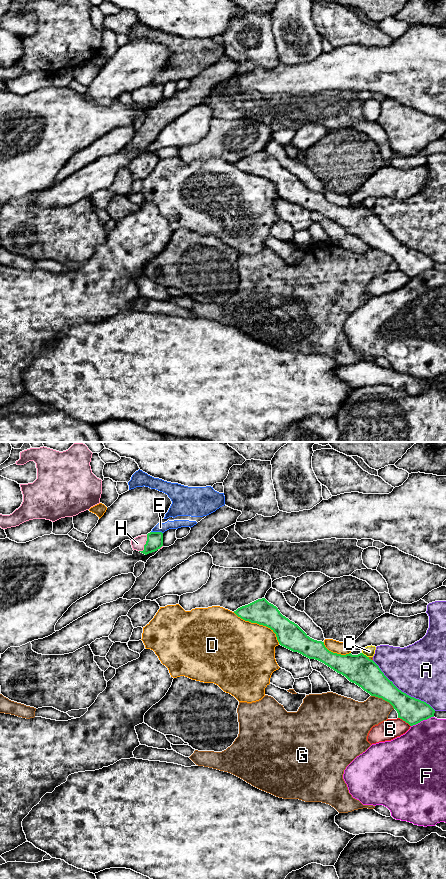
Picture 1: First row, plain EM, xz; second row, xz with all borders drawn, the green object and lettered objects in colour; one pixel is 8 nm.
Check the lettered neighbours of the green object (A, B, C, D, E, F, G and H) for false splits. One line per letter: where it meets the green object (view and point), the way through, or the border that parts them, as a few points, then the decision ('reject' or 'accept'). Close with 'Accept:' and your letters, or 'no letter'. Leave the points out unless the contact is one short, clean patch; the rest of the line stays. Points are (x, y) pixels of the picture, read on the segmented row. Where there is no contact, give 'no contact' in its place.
A: xz (403, 692) | reject
B: xz (404, 720) | along xz (398, 717), (410, 726) | reject
C: xz (365, 655) | reject
D: xz (259, 624) | reject
E: xz (157, 532) | along xz (151, 531), (160, 531), (162, 533) | reject
F: xz (422, 720) | reject
G: xz (383, 699) | reject
H: xz (145, 544) | accept
Accept: H

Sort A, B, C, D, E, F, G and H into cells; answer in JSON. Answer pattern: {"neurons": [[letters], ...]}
{"neurons": [["A"], ["B"], ["C"], ["D", "F"], ["E"], ["G"], ["H"]]}

